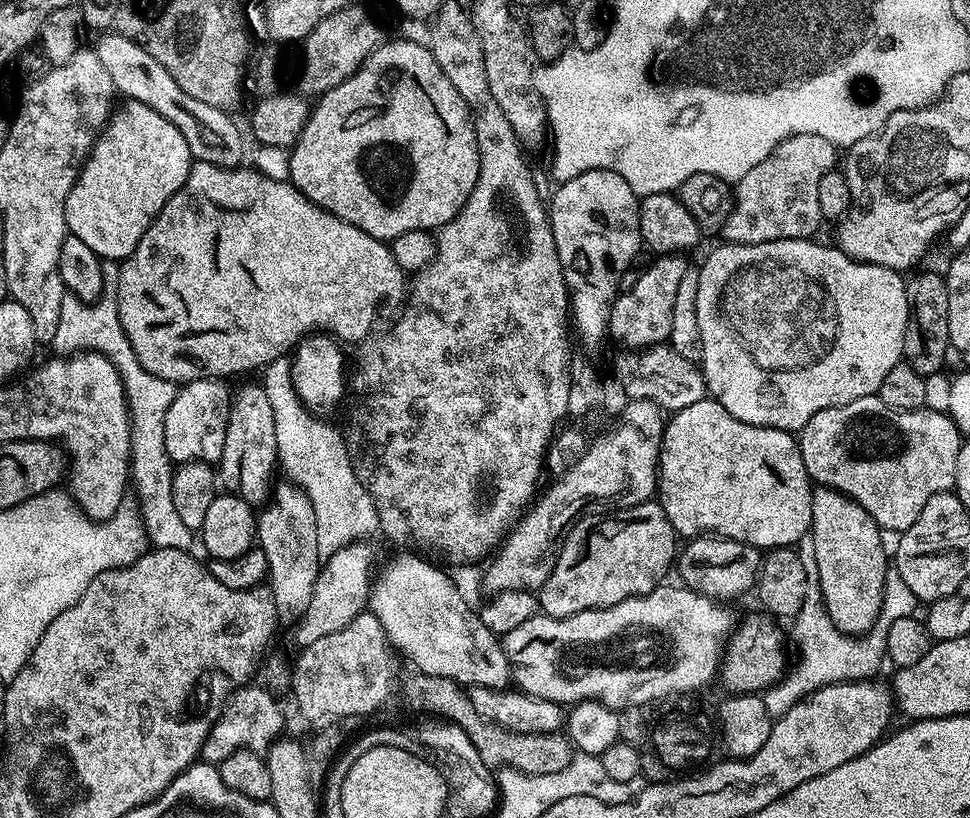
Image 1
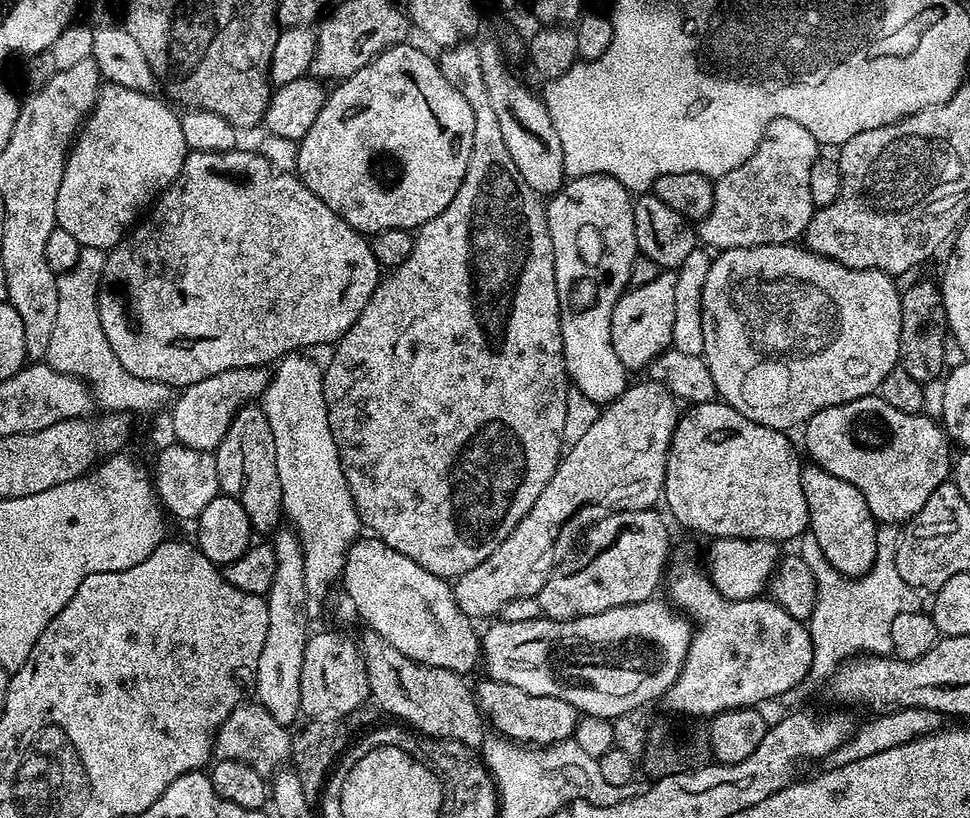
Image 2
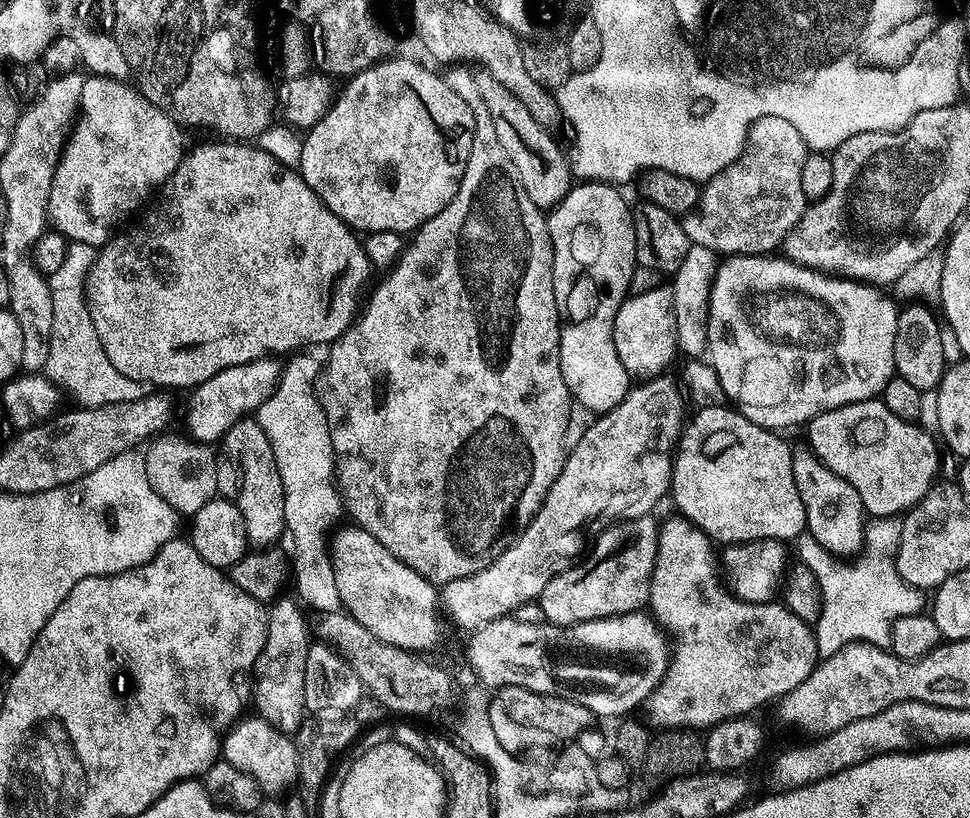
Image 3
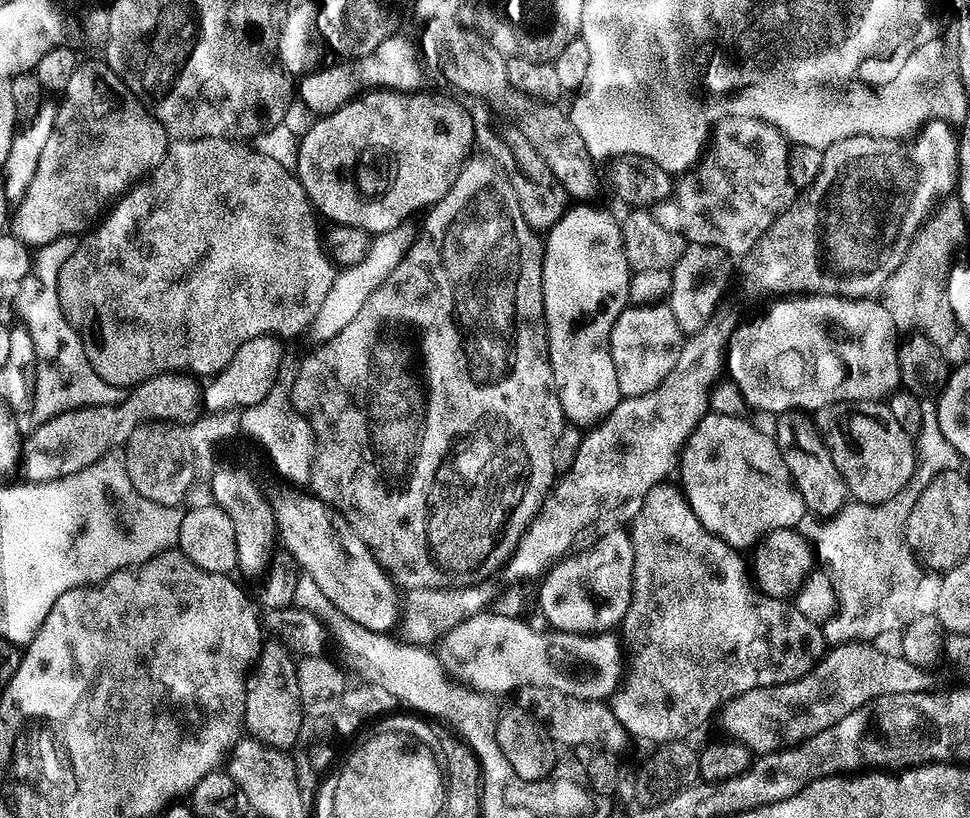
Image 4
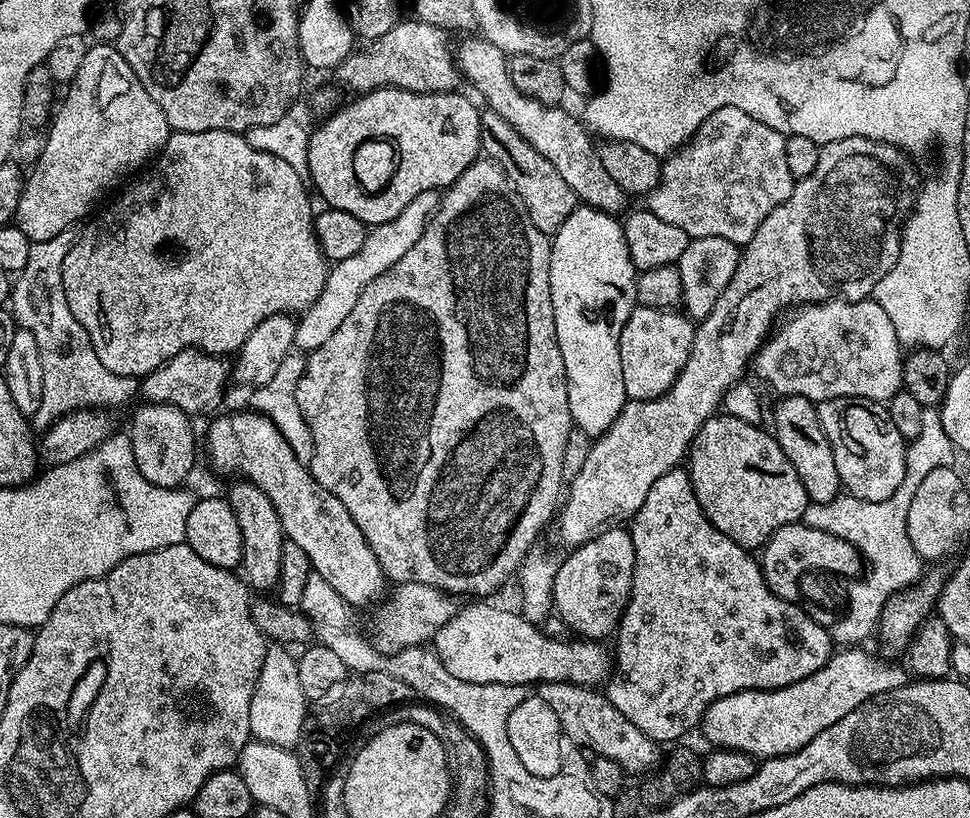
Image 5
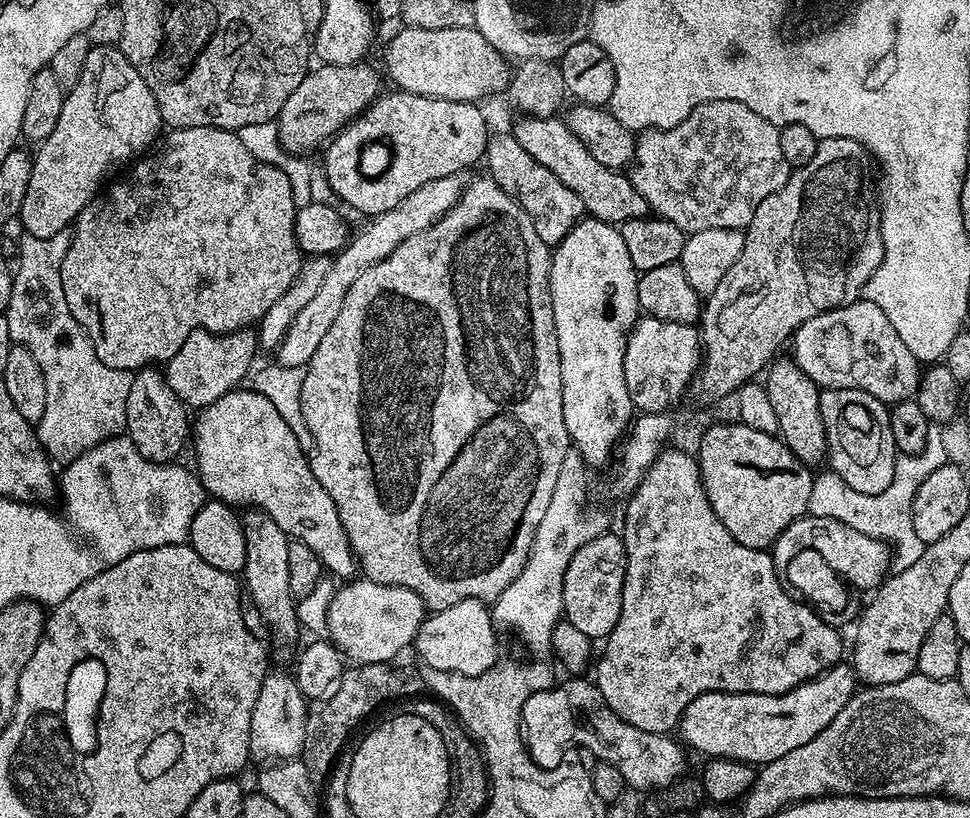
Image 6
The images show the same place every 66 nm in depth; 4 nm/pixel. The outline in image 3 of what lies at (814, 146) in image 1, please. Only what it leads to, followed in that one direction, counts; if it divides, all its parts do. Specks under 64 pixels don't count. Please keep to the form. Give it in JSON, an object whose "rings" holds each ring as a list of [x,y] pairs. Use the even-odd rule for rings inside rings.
{"rings":[[[763,116],[748,128],[740,156],[716,172],[699,189],[698,213],[683,217],[689,245],[697,244],[729,256],[772,254],[806,207],[802,194],[802,162],[810,154],[804,140],[781,116]]]}

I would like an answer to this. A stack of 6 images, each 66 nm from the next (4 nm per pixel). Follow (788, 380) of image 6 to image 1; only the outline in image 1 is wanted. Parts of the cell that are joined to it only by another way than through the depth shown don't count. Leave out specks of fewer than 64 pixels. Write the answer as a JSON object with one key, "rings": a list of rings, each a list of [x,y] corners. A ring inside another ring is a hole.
{"rings":[[[817,487],[812,493],[812,526],[810,535],[814,542],[816,559],[815,577],[820,578],[819,593],[826,604],[826,614],[840,632],[859,635],[872,628],[884,601],[884,579],[890,570],[890,556],[884,553],[882,529],[876,519],[856,500],[851,500],[835,488]]]}

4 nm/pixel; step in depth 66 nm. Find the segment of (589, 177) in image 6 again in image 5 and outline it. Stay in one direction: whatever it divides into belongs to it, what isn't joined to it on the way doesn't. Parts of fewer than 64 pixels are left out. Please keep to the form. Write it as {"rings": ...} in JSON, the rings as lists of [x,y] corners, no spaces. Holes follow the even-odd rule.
{"rings":[[[464,38],[460,49],[455,49],[455,65],[459,75],[463,79],[465,76],[472,83],[473,90],[488,103],[485,105],[491,112],[506,118],[506,122],[510,122],[510,126],[514,126],[514,130],[518,130],[518,134],[522,134],[522,138],[526,138],[526,142],[530,142],[530,146],[534,146],[534,150],[538,150],[538,154],[542,154],[542,158],[546,158],[546,162],[550,162],[550,166],[554,166],[554,170],[562,174],[566,186],[574,190],[581,205],[596,208],[600,212],[623,213],[626,194],[622,186],[618,186],[618,182],[610,178],[606,166],[602,166],[599,151],[595,147],[592,149],[593,137],[589,129],[577,117],[576,121],[564,106],[542,104],[520,93],[508,73],[506,53],[498,50],[498,46],[494,46],[489,40],[468,39],[472,38]]]}

